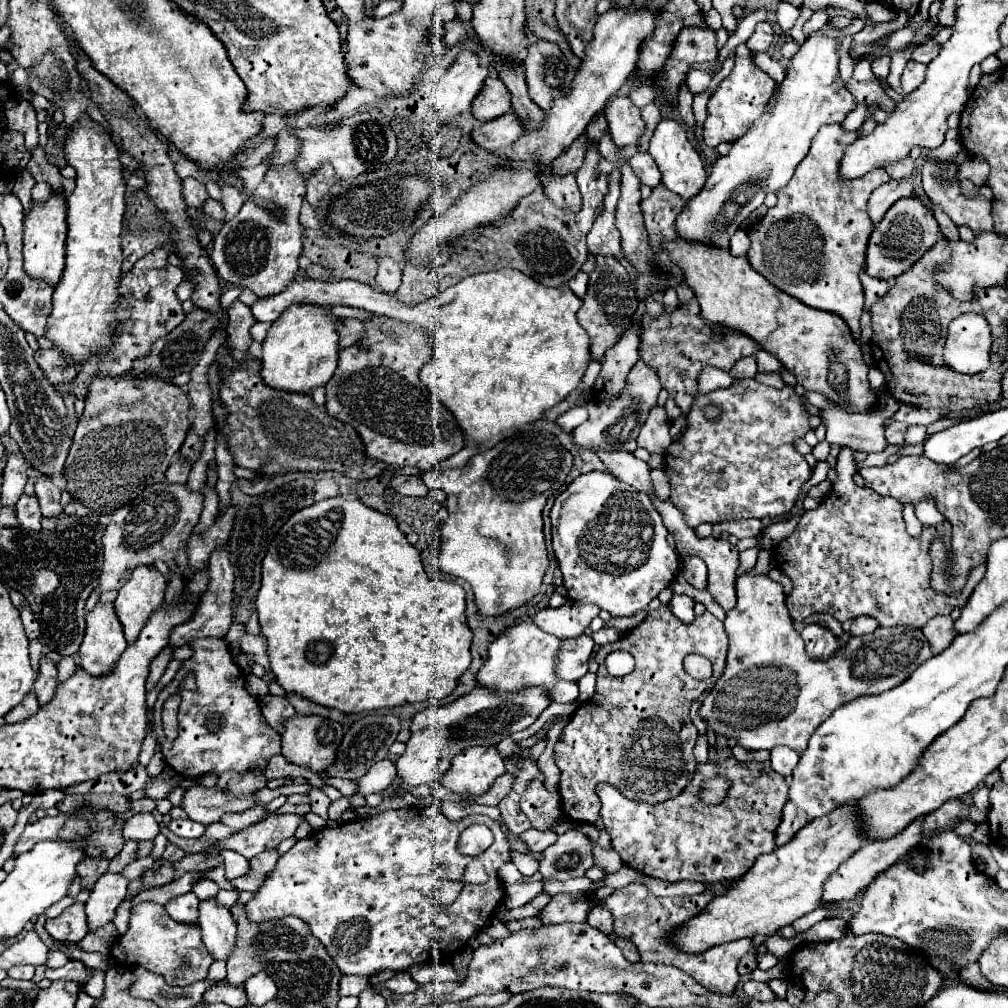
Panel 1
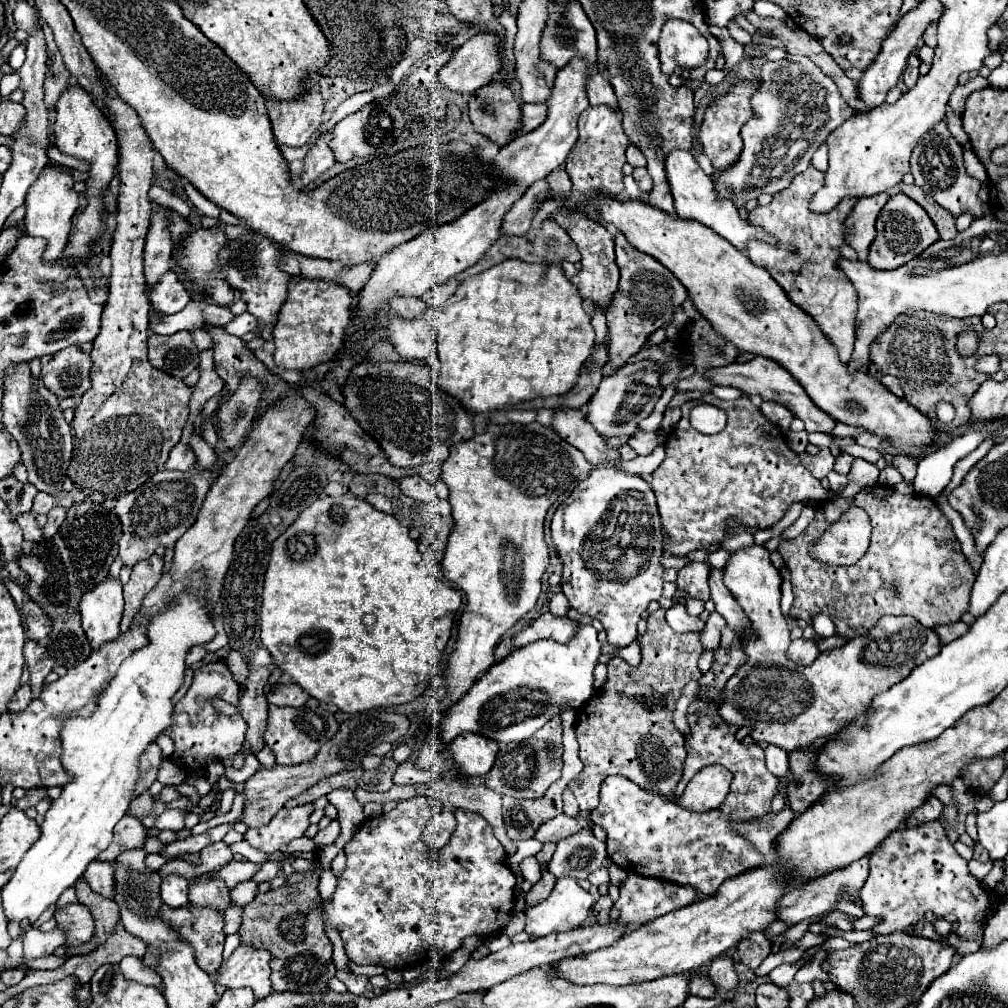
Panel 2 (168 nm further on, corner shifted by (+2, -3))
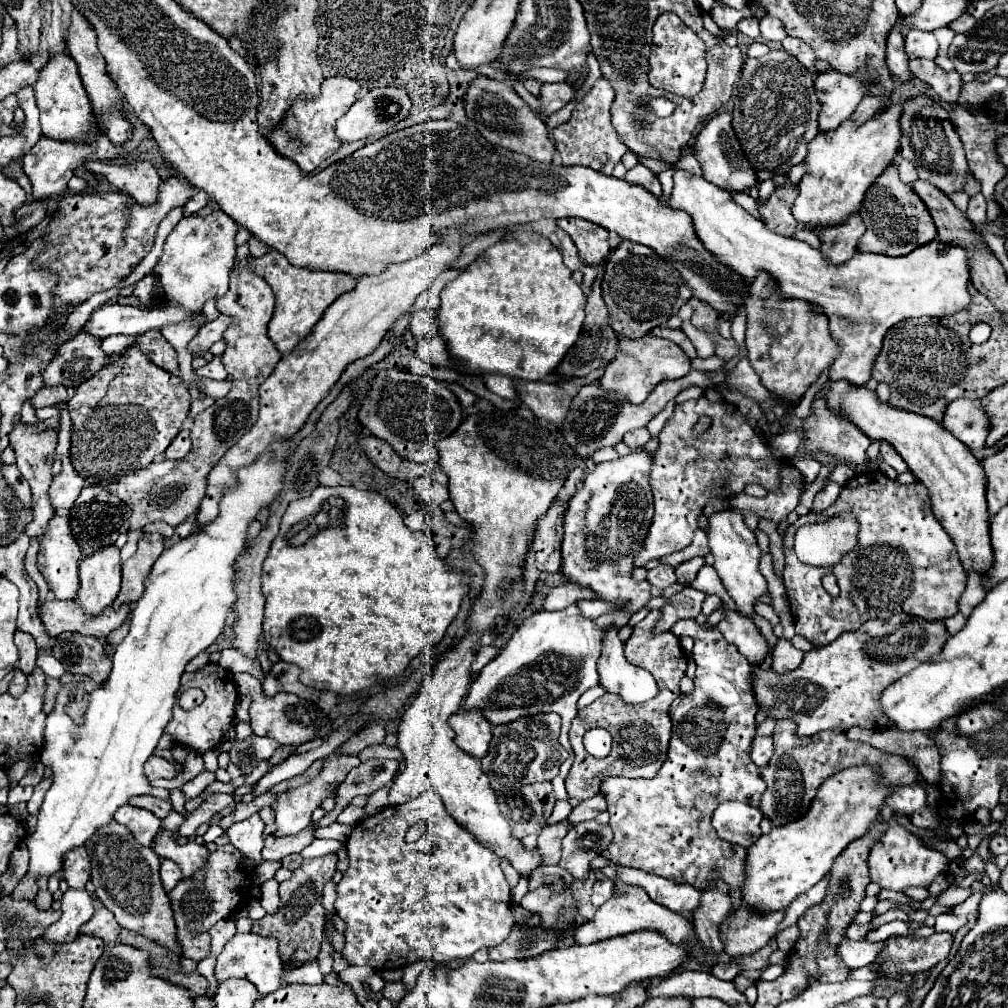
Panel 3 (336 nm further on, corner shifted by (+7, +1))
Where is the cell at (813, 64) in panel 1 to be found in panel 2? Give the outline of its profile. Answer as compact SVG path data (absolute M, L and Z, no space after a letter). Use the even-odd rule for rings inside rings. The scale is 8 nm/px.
M785 55L785 59L775 61L775 63L765 63L761 67L759 89L751 97L751 109L753 109L753 115L741 129L745 147L743 147L739 161L733 167L717 173L717 179L715 179L717 195L733 199L733 203L737 207L739 207L739 203L757 199L761 193L775 195L775 193L783 191L785 187L789 187L791 181L795 179L795 175L803 173L809 167L813 153L821 147L821 143L827 139L827 135L835 127L839 127L845 119L855 115L855 111L839 95L837 85L823 71L819 71L819 67L809 57L803 57L803 55Z

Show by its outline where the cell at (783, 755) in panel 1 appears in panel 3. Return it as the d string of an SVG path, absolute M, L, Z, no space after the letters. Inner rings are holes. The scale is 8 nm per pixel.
M756 737L752 741L752 751L750 751L754 763L758 763L758 767L766 767L770 763L770 757L774 755L774 743L772 737Z

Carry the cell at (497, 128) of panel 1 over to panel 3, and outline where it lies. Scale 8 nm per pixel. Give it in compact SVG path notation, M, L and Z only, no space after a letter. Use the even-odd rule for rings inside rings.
M544 83L538 97L540 115L550 117L552 113L560 111L572 97L574 97L574 89L570 83Z

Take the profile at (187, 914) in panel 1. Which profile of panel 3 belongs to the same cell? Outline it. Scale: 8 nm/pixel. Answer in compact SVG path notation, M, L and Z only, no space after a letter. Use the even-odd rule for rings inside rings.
M162 859L162 867L160 867L160 879L162 879L162 885L166 891L172 891L180 879L182 879L182 873L178 869L178 865L174 861L168 861L168 859Z

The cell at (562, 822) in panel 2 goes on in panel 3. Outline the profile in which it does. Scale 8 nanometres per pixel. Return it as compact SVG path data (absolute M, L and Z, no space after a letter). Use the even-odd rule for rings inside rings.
M598 793L596 797L592 797L592 799L586 799L586 801L580 801L574 809L572 809L572 813L568 815L568 823L570 825L576 825L576 823L582 823L582 821L588 821L588 819L594 819L600 811L604 811L606 809L606 801L602 799L602 795Z

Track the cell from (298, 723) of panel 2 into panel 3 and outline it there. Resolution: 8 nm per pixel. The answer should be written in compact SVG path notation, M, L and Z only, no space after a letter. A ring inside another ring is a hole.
M235 673L233 679L239 694L249 695L252 698L250 725L256 735L272 737L280 745L302 745L316 739L320 729L328 725L328 715L322 709L318 709L318 705L312 701L300 699L298 695L292 693L278 693L274 697L266 697L262 693L261 682L247 673Z

